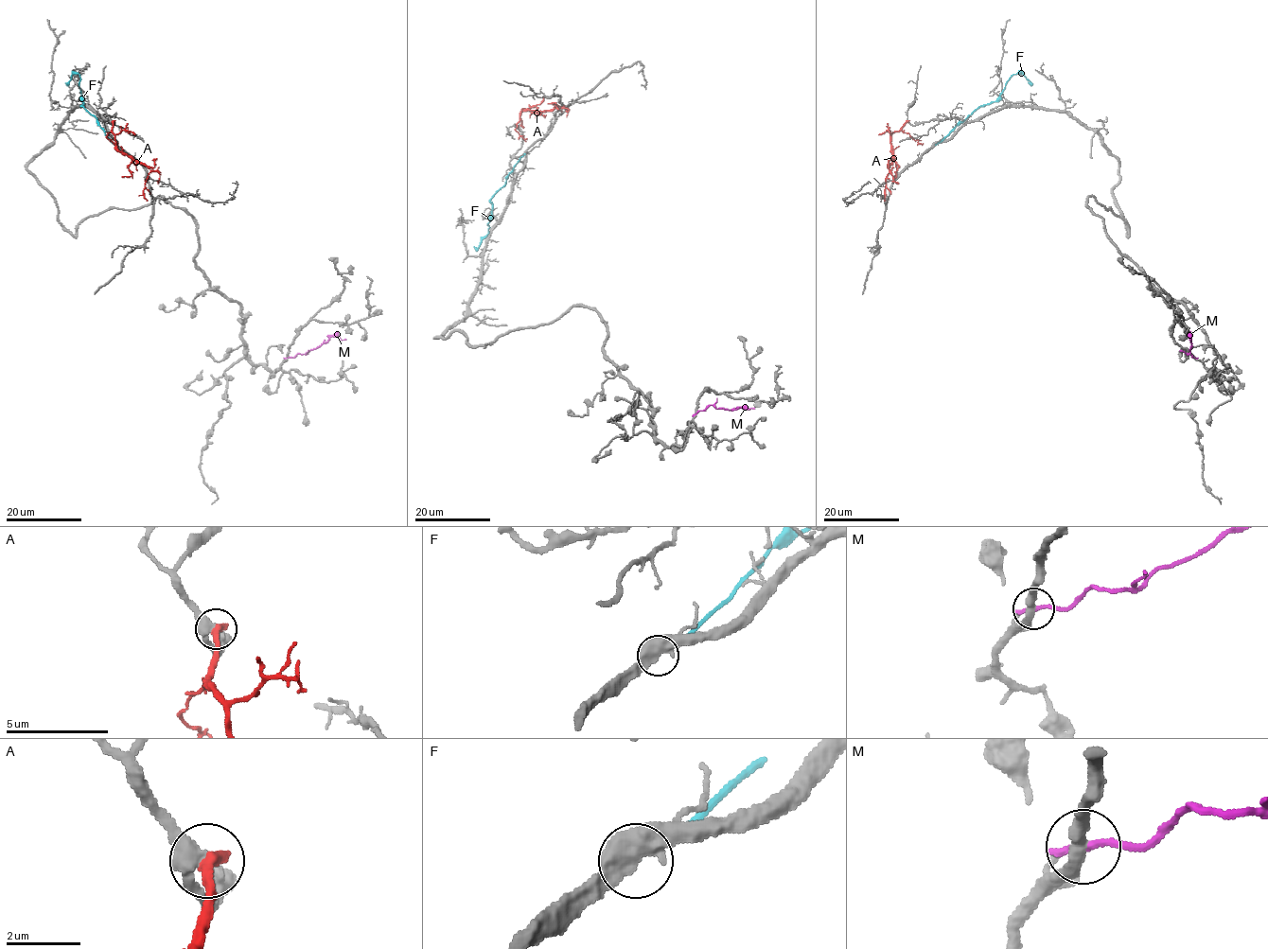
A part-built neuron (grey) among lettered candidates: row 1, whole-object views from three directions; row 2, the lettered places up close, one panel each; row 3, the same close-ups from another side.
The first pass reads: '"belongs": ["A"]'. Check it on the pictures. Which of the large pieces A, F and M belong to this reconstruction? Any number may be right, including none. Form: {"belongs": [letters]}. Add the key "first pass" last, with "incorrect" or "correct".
{"belongs": [], "first pass": "incorrect"}

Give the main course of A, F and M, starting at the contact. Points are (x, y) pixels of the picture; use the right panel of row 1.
A: (906, 121), (891, 134), (892, 160), (886, 177), (885, 201)
F: (935, 145), (981, 106), (996, 99), (1013, 74), (1021, 73), (1031, 85)
M: (1195, 358), (1187, 354), (1190, 352), (1190, 339)

